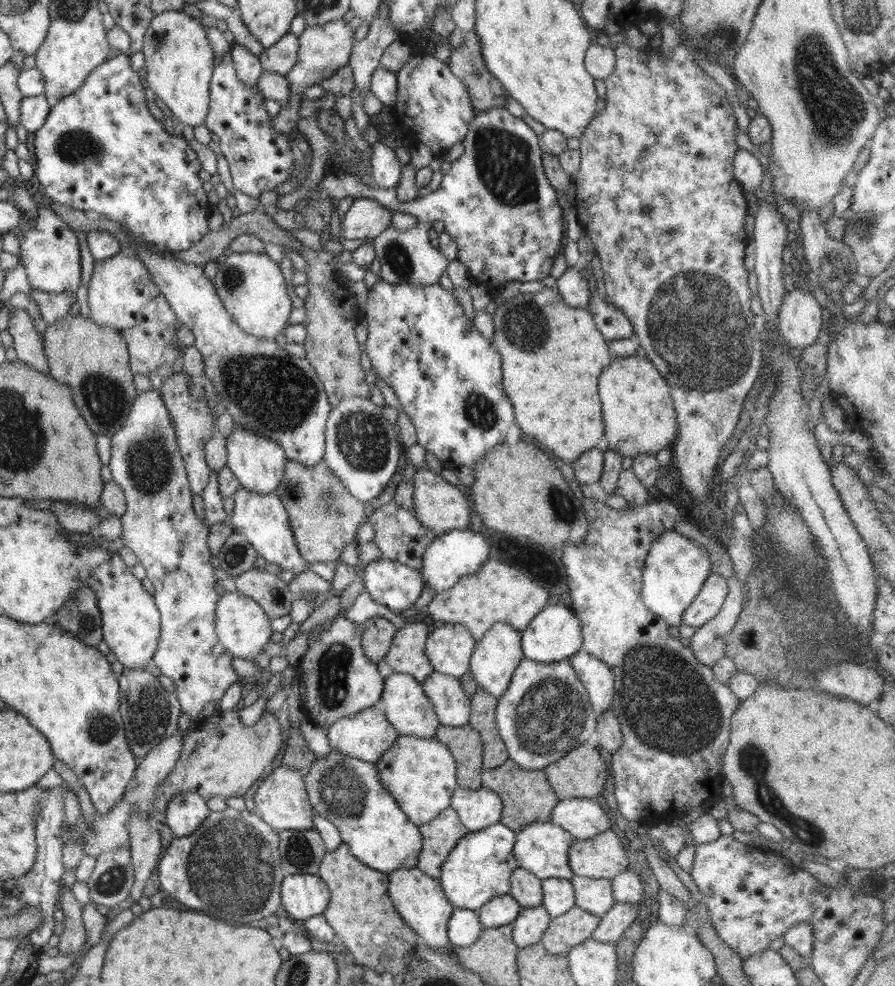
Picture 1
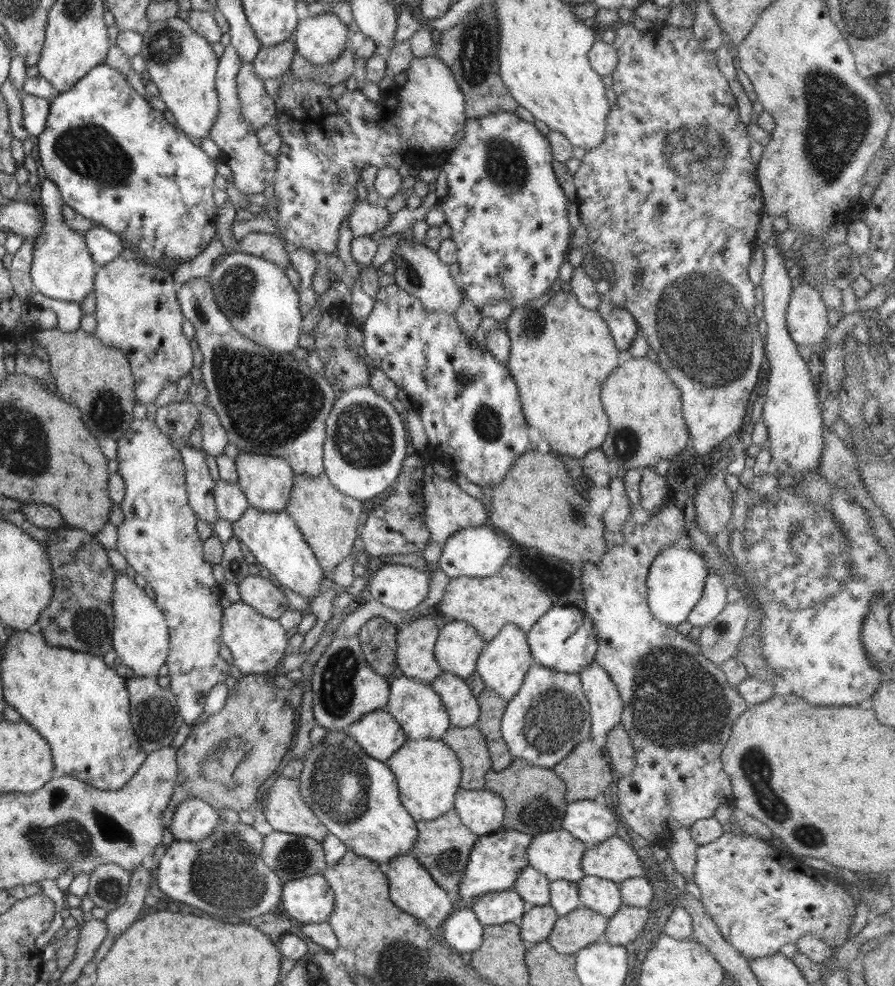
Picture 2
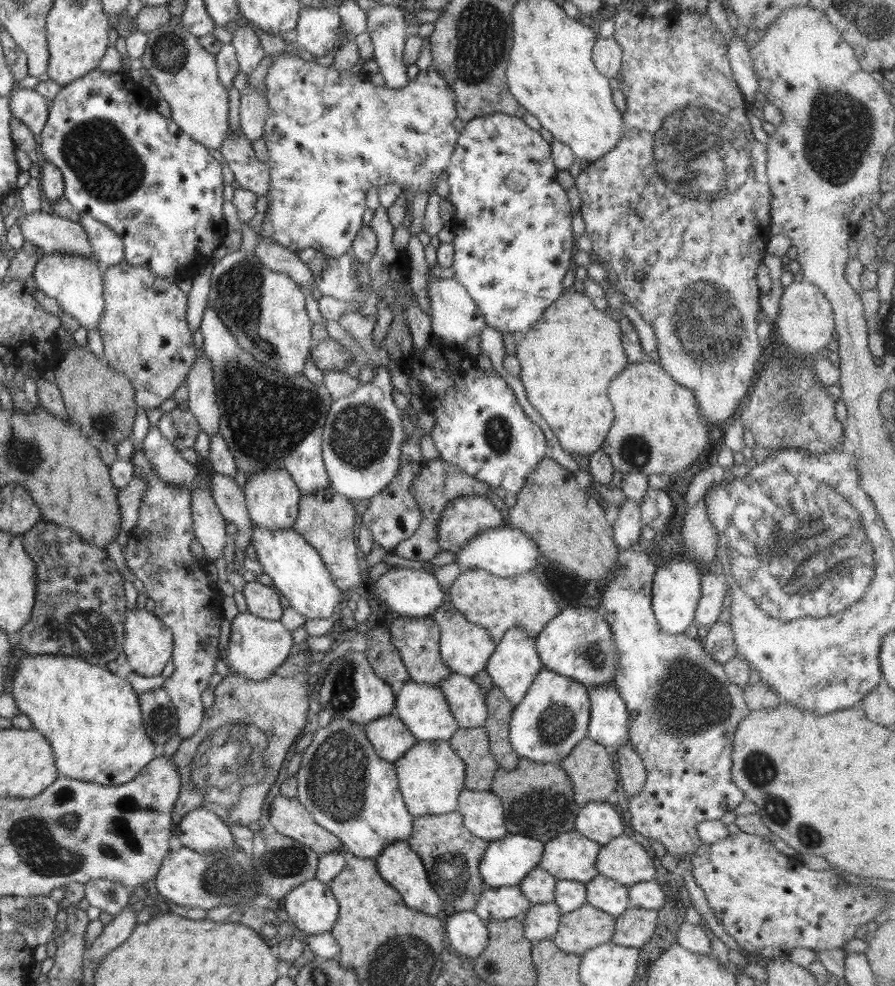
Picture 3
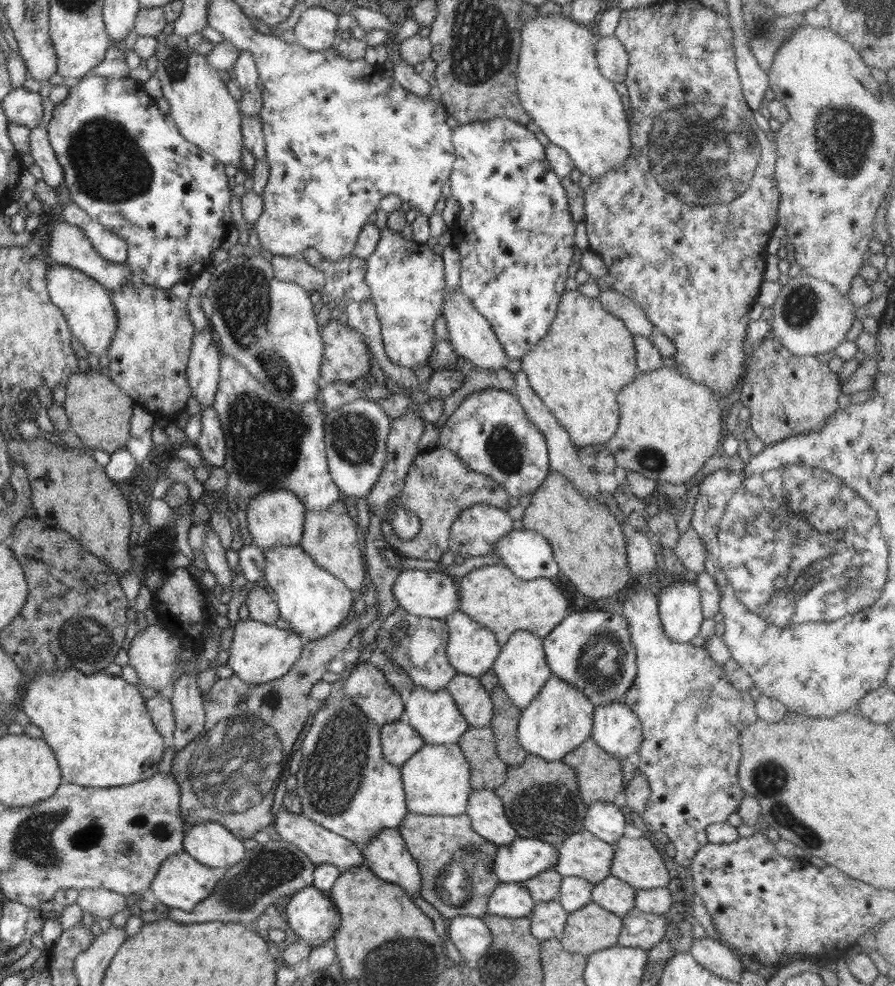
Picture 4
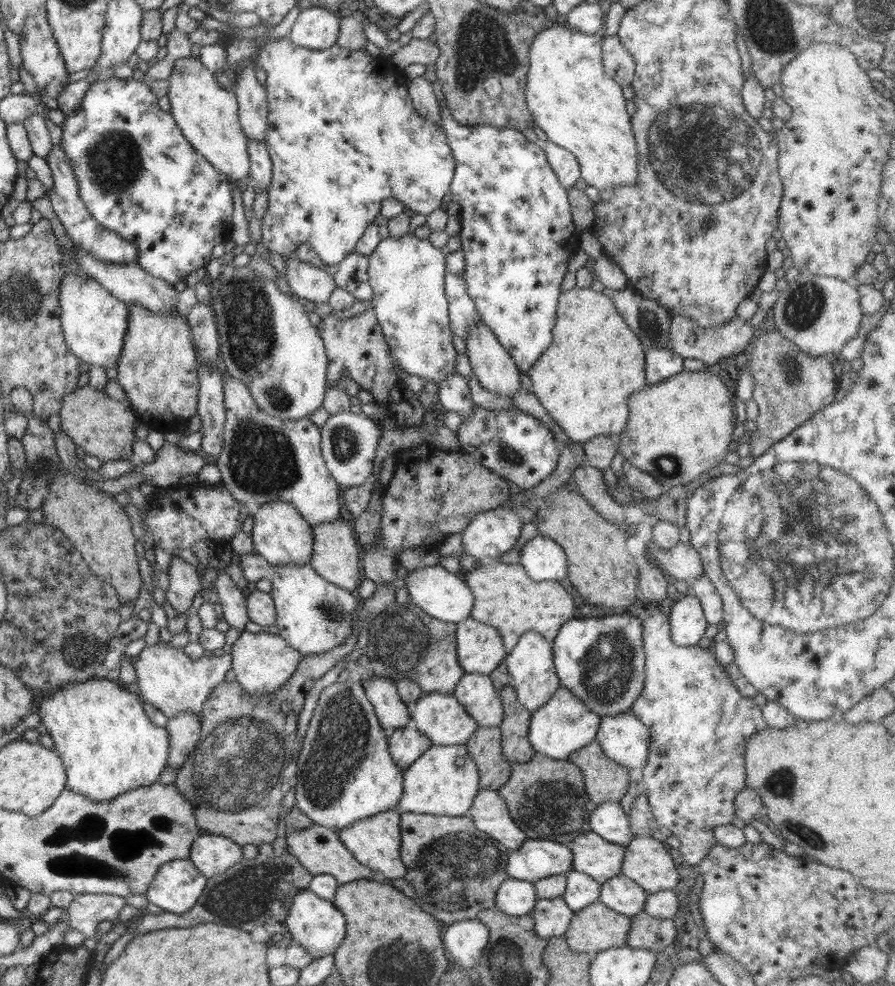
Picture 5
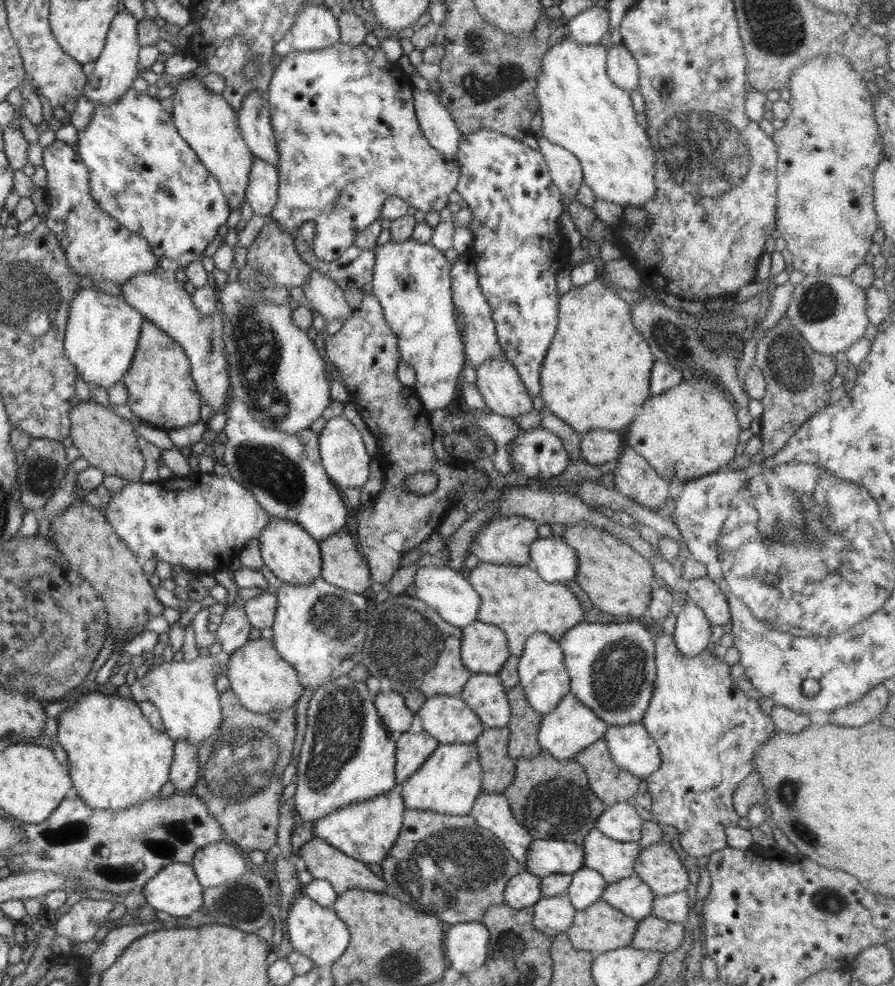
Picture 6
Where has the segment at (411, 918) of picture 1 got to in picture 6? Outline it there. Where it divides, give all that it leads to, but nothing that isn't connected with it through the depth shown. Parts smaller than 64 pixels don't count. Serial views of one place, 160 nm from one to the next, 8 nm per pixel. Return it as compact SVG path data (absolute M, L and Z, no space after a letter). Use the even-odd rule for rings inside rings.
M397 784L386 794L341 806L338 810L312 821L313 835L363 864L380 865L402 830L406 809L401 795L401 785Z

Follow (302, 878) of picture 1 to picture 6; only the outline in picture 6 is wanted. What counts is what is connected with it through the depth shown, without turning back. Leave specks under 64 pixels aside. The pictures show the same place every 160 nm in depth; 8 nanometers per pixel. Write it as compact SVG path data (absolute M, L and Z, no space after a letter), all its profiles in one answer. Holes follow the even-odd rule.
M306 894L299 895L290 908L286 931L293 950L308 957L317 967L331 965L338 960L350 942L346 923L332 908L318 904Z

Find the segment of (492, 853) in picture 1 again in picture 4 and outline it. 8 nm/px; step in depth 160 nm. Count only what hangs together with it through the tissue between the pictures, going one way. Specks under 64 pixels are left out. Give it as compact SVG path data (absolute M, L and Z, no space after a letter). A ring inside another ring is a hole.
M516 837L510 844L499 846L493 872L500 883L525 882L554 868L558 857L557 847L552 843Z

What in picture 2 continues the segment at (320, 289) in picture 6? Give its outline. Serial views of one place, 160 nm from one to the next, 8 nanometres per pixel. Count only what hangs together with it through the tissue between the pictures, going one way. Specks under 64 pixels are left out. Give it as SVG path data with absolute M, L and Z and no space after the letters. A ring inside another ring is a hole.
M249 232L242 241L239 242L239 251L255 255L258 258L267 259L276 263L284 269L288 264L289 252L285 248L283 241L274 234L264 234L264 232Z

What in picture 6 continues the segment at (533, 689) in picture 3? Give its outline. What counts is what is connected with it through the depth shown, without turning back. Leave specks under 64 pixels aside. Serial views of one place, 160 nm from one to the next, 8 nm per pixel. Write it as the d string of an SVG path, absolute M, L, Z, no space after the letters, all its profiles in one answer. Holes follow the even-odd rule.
M572 693L565 694L552 712L543 715L537 739L542 749L546 749L554 758L572 759L582 749L603 738L608 725L594 714Z

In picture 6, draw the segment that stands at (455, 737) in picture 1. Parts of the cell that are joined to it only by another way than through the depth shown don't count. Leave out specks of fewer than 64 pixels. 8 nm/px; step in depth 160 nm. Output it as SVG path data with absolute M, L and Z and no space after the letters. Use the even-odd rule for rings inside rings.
M486 728L475 740L483 773L481 788L486 793L502 793L515 777L515 759L507 753L510 730Z

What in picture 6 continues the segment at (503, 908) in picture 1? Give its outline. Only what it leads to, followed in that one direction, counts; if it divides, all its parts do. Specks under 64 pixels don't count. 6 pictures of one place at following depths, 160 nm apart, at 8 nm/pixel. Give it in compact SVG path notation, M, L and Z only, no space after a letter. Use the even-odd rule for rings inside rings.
M528 870L515 874L503 890L503 902L516 910L532 908L543 897L541 879Z

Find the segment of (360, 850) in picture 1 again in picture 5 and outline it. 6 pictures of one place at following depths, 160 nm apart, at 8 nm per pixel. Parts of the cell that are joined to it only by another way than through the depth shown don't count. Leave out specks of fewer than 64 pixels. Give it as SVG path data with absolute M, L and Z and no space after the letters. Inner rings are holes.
M336 681L320 693L317 706L297 761L296 806L314 824L333 831L397 806L403 793L403 772L388 750L389 732L380 726L372 703L361 683Z

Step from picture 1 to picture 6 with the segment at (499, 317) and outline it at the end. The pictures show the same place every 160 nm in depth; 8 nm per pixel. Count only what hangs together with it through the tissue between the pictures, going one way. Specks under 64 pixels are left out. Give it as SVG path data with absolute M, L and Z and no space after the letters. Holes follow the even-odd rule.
M593 279L559 297L557 329L540 369L540 396L544 408L553 412L580 435L589 430L617 431L628 426L636 410L651 395L649 382L655 356L634 326L630 304L616 295L605 280Z

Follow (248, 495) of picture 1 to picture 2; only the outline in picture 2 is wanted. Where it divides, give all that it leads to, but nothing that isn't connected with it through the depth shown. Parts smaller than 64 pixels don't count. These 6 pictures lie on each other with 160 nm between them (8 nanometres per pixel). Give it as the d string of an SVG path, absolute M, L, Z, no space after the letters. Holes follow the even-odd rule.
M248 505L244 514L231 525L235 537L242 544L246 544L254 554L264 574L276 576L275 583L288 588L298 596L301 595L306 600L314 600L320 596L320 585L325 576L324 570L293 518L285 510L268 512Z

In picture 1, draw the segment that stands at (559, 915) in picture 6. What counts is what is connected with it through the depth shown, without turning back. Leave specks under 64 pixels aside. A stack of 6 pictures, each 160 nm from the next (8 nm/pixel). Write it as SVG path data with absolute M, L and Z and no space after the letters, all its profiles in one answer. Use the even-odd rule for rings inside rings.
M543 906L523 907L511 925L513 941L524 948L541 942L551 916Z

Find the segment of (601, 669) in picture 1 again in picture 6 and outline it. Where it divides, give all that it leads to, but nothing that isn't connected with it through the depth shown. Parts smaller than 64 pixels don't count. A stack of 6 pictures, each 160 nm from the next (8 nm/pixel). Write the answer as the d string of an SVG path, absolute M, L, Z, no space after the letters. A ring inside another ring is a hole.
M640 723L610 726L603 738L612 760L624 770L642 779L658 770L661 756L658 745Z

